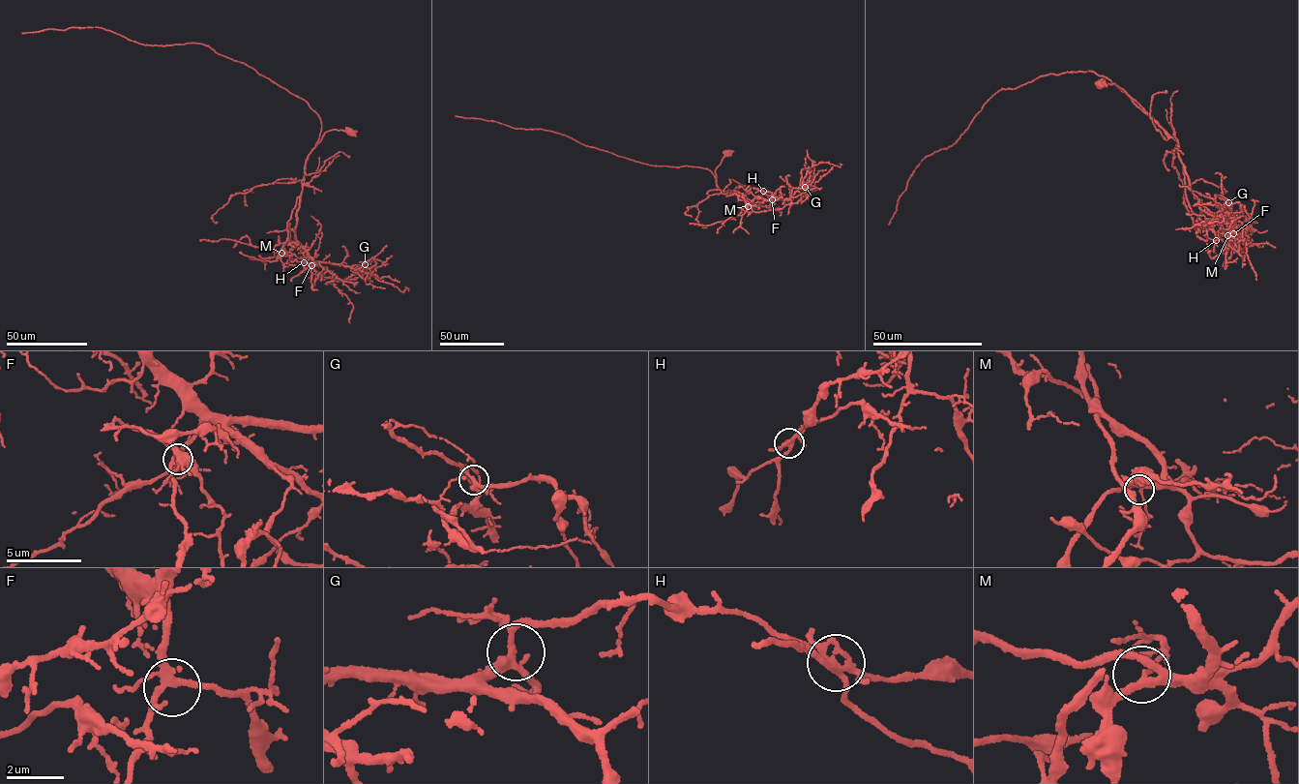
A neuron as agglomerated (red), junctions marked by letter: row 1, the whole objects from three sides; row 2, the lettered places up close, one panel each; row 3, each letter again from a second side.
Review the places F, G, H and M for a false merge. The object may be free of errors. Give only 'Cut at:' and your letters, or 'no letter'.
Cut at: H

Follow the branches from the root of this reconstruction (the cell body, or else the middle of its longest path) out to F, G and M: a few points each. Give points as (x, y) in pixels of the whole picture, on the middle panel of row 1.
F: (727, 153), (715, 171), (718, 188), (725, 195), (739, 193), (751, 200), (772, 199)
G: (727, 153), (715, 171), (716, 186), (725, 195), (739, 193), (751, 200), (784, 200), (805, 187)
M: (727, 153), (715, 170), (716, 186), (725, 195), (739, 193), (752, 201), (748, 206)

